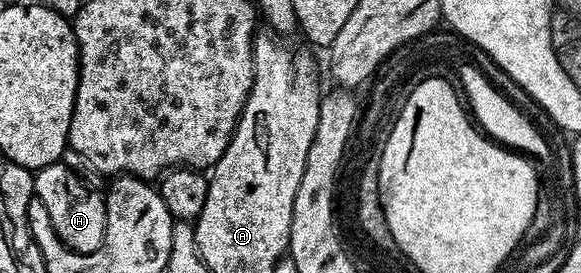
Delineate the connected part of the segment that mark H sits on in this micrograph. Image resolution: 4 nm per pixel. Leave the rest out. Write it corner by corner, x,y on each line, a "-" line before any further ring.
63,161
43,166
34,172
34,198
43,202
52,228
70,249
84,255
98,254
106,235
106,205
104,196
87,187
84,181

